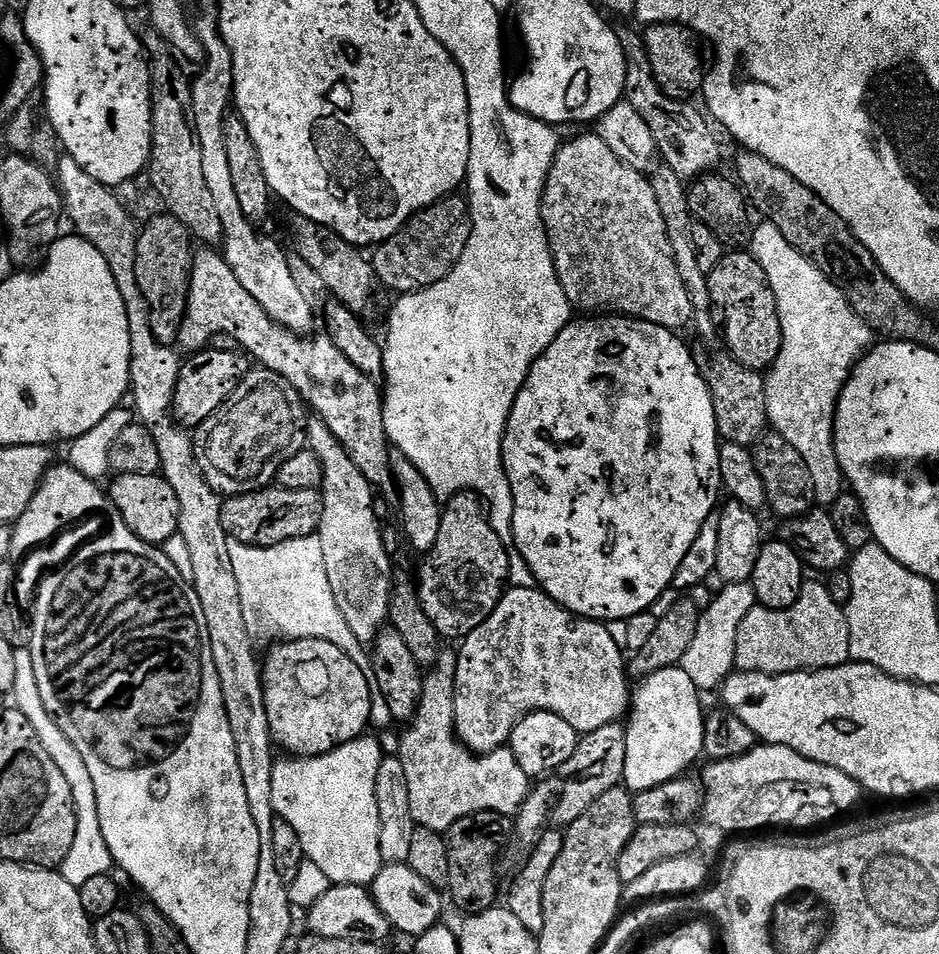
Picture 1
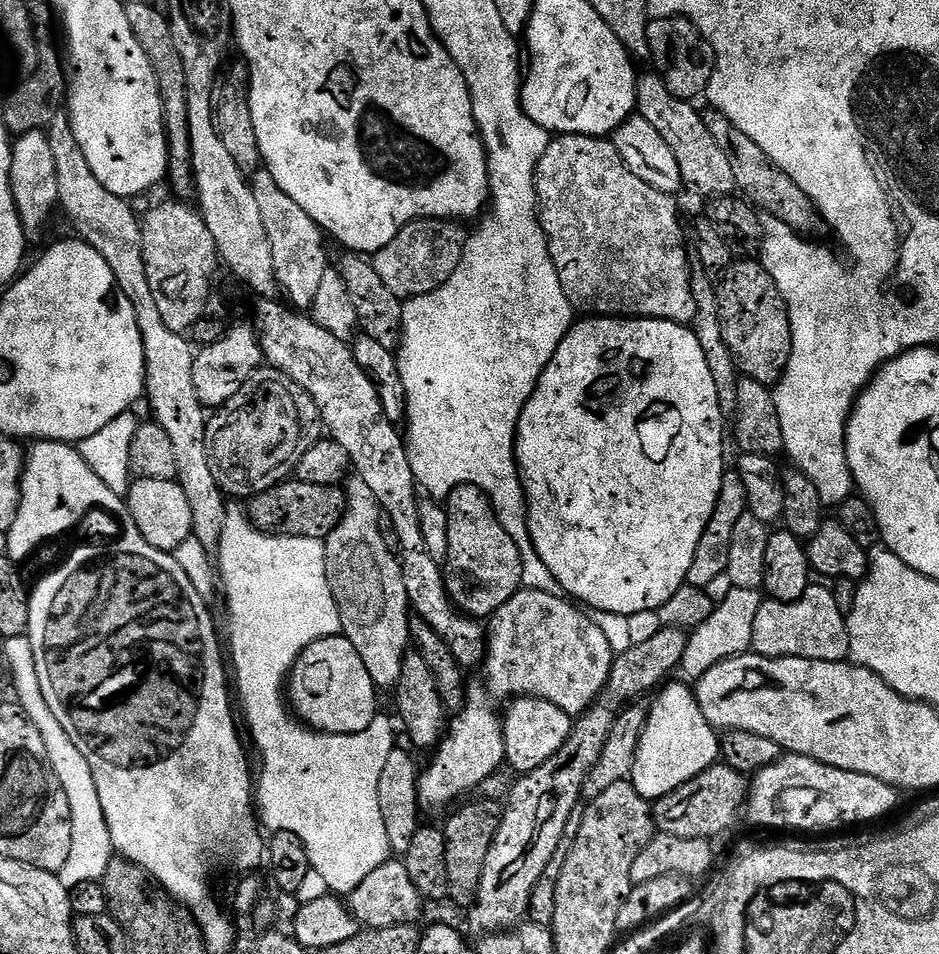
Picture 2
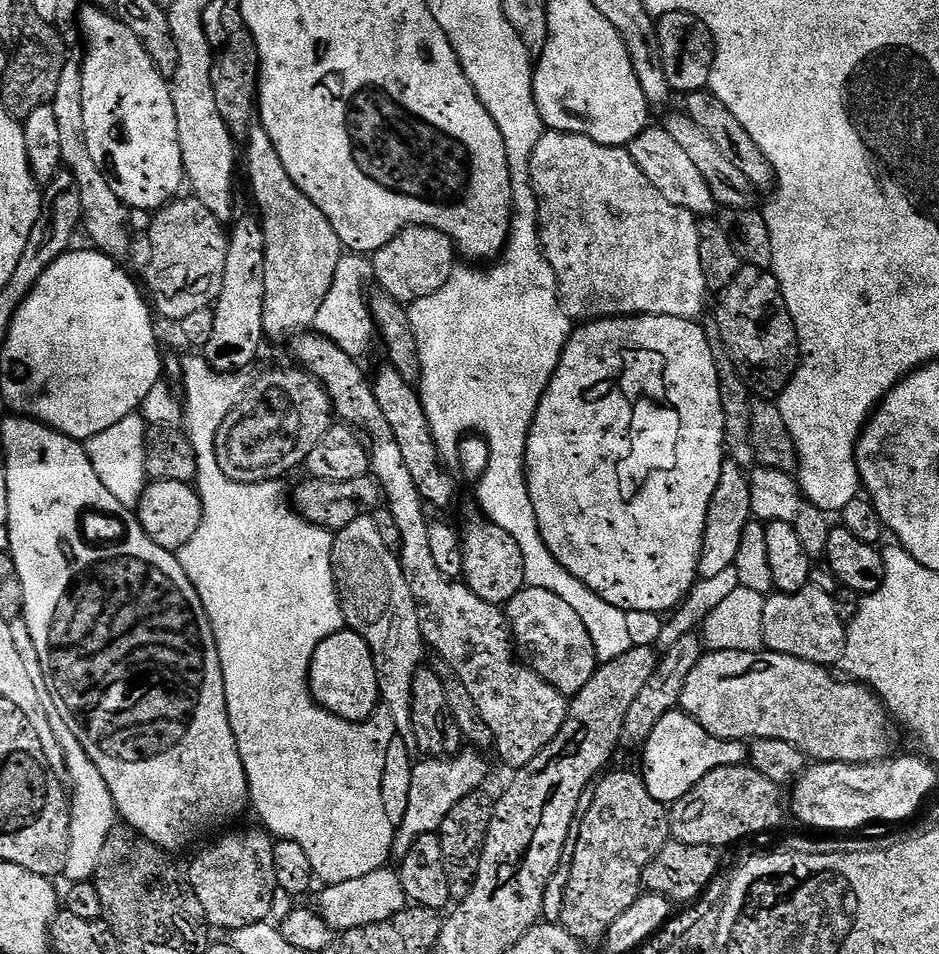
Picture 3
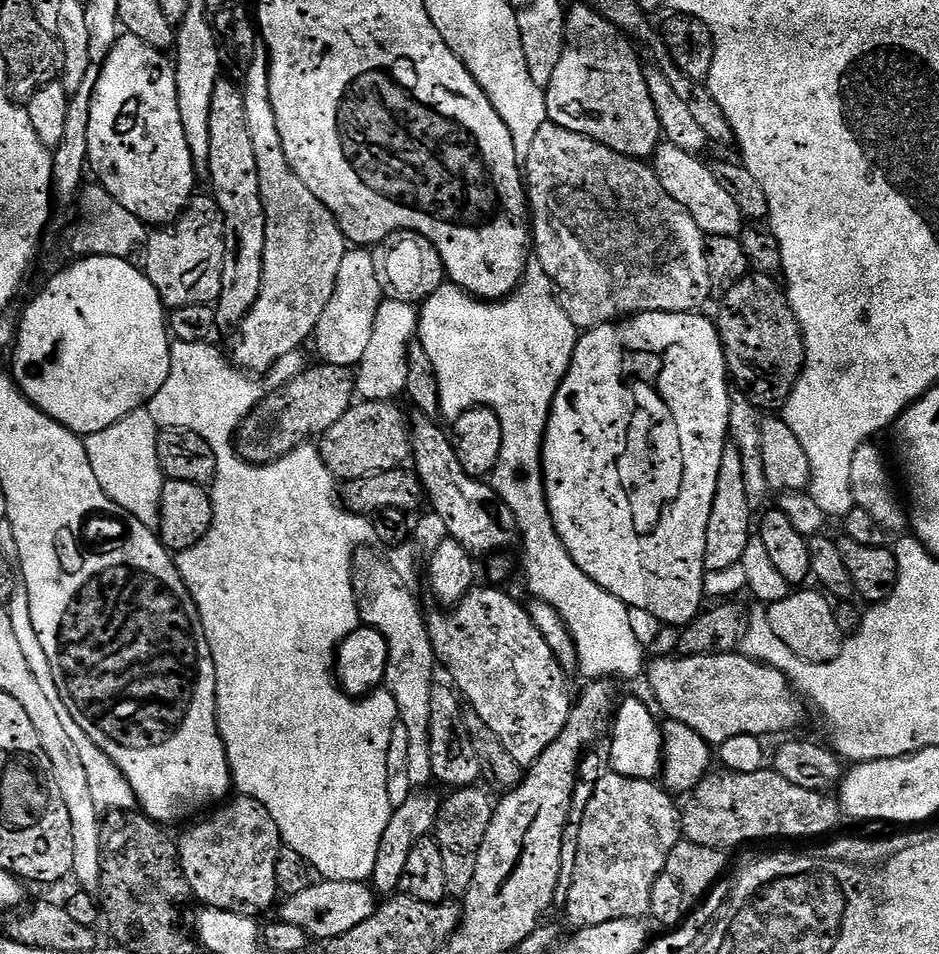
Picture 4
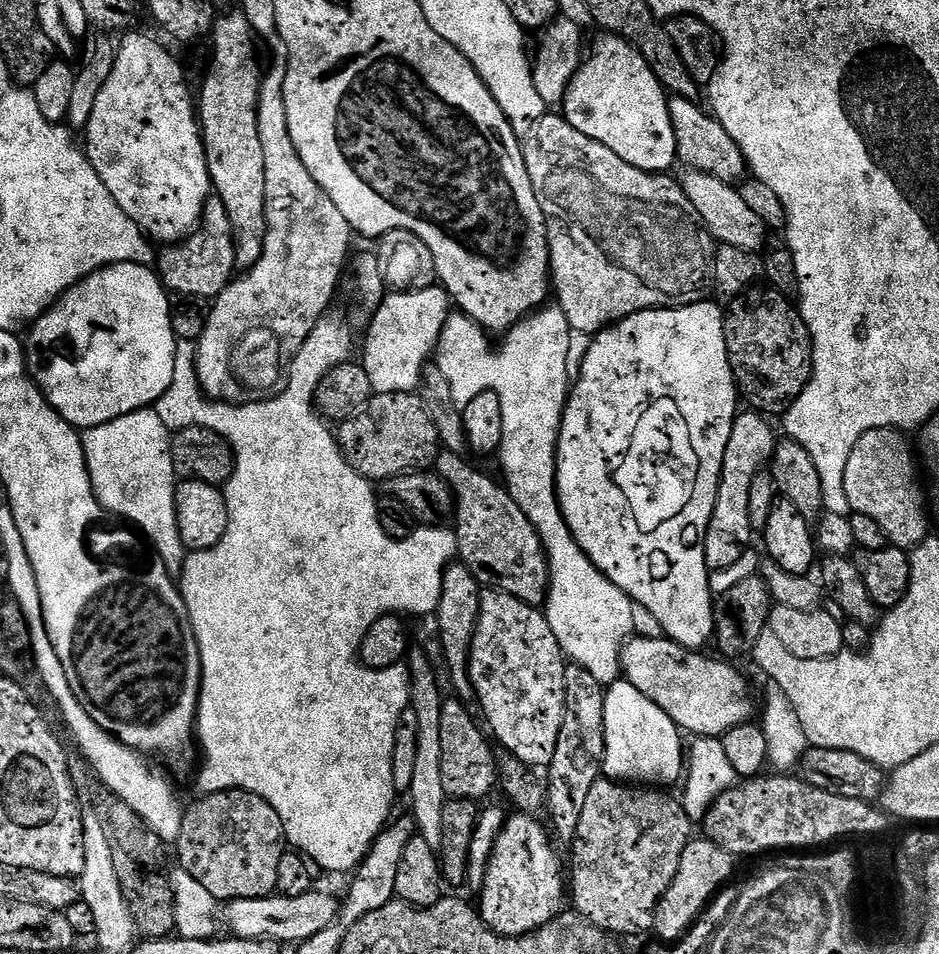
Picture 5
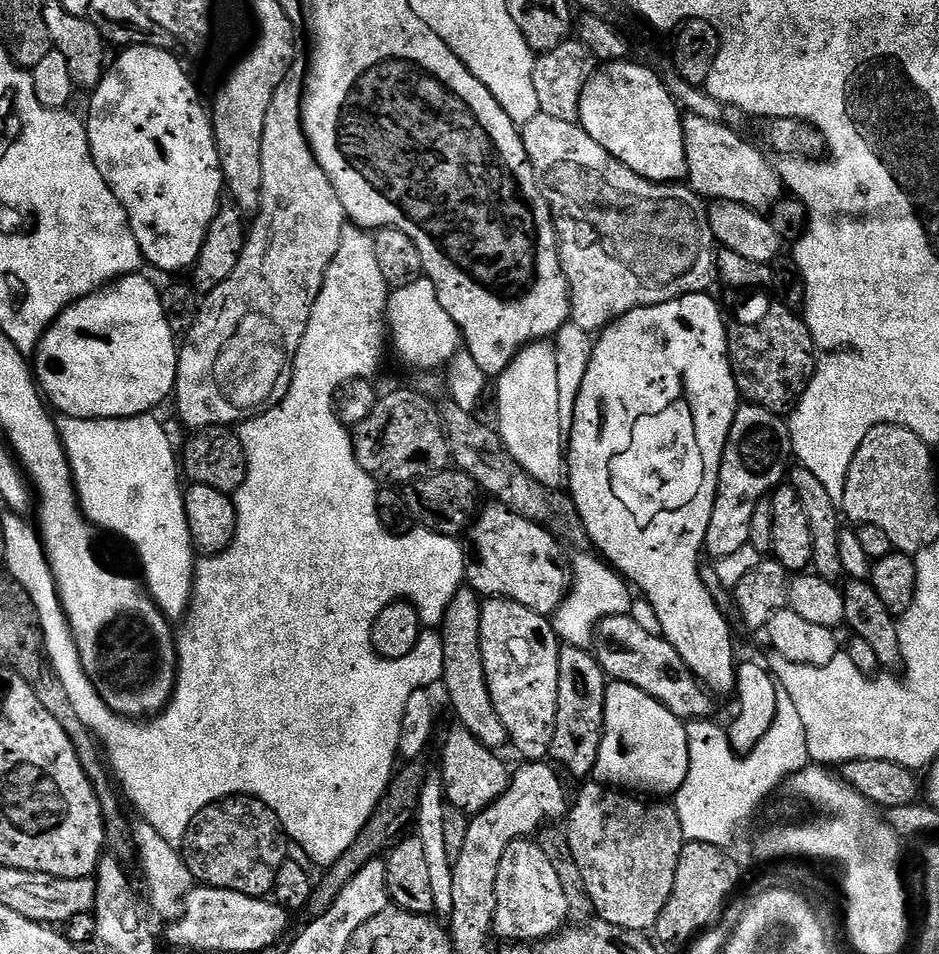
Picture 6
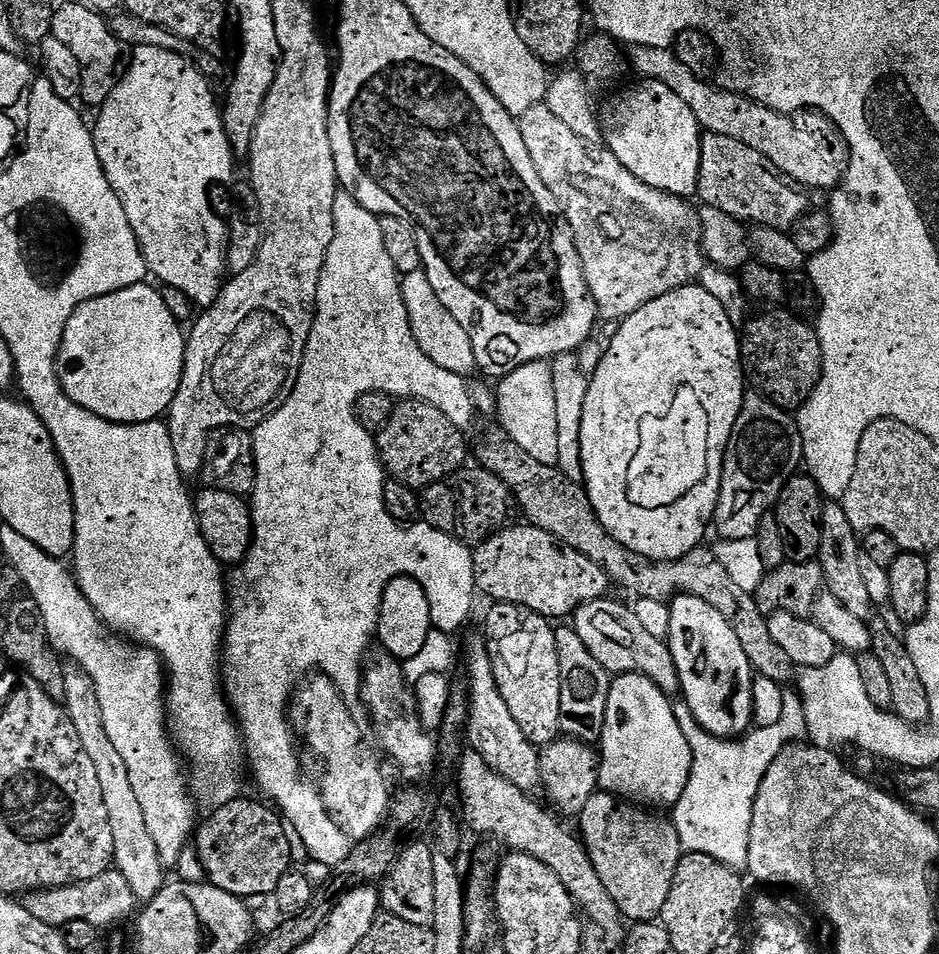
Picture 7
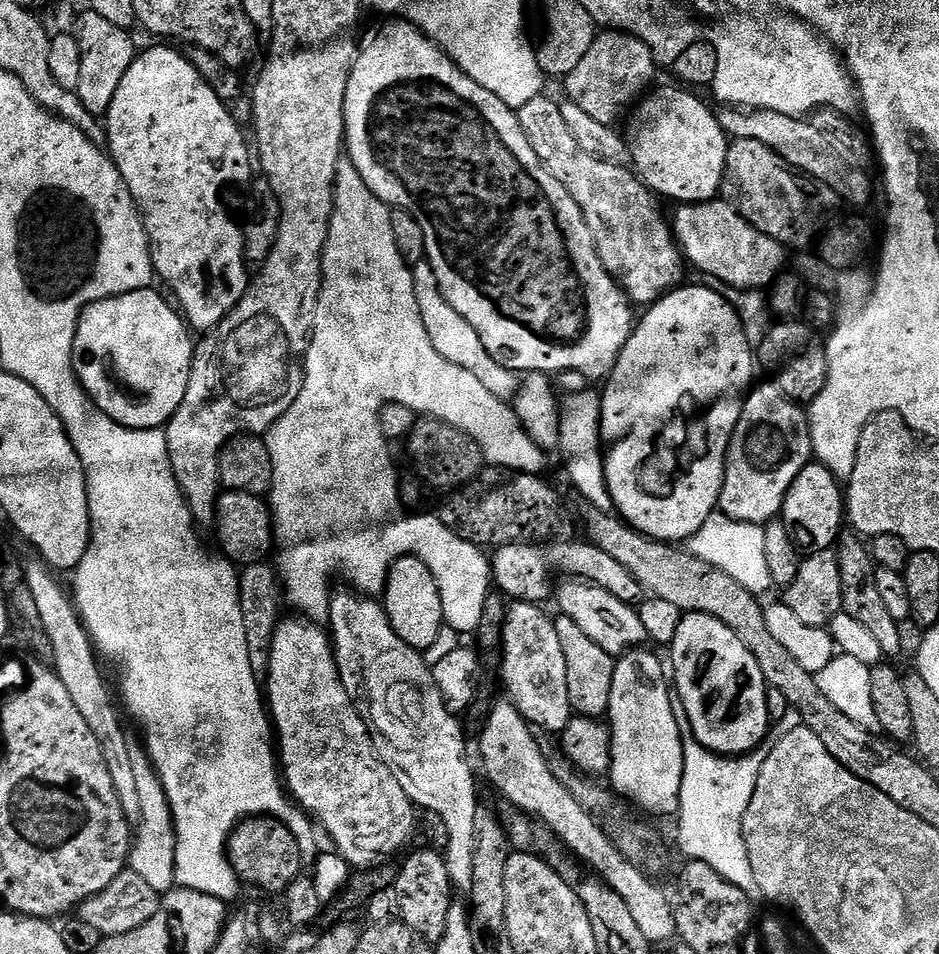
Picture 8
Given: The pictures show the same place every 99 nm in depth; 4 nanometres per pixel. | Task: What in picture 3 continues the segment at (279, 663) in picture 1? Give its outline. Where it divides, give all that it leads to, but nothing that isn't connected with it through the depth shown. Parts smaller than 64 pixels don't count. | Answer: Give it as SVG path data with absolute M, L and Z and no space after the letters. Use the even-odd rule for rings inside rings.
M341 630L322 641L312 655L308 685L320 707L325 708L331 716L355 724L359 724L361 720L372 719L372 715L382 704L372 651L370 646L366 646L366 640L357 632Z

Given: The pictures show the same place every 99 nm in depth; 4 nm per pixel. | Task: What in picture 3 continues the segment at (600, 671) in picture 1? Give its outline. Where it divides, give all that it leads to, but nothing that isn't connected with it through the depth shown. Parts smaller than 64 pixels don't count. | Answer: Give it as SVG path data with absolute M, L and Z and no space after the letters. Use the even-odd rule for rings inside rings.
M525 586L508 601L506 615L514 647L523 663L550 682L550 686L571 698L590 682L598 667L594 642L590 642L590 633L586 631L582 618L578 618L578 613L564 599L550 594L550 590ZM461 750L457 756L443 758L424 758L412 765L410 778L410 799L406 806L406 818L394 832L391 855L399 858L410 851L410 846L422 834L439 833L442 822L446 822L446 814L466 798L466 794L481 791L485 787L484 779L488 776L488 764L476 750Z

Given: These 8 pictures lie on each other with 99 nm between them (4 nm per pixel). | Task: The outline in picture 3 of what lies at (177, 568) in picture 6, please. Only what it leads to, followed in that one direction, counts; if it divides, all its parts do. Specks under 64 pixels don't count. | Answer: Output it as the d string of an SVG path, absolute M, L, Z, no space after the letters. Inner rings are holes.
M133 414L122 418L122 422L114 422L110 430L102 430L102 434L94 434L86 442L90 466L94 466L94 474L102 478L102 486L118 498L126 507L135 509L139 504L144 489L148 487L148 471L146 470L146 434L149 425L143 415Z

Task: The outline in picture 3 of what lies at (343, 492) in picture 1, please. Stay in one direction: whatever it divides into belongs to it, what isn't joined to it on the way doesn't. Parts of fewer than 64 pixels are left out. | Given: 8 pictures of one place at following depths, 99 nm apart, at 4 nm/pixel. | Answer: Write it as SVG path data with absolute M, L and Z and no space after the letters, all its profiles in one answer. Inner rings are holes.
M372 514L354 518L350 526L335 533L332 569L347 631L357 632L366 640L366 646L370 646L383 707L394 718L398 739L415 749L412 687L416 672L425 663L426 645L418 626L414 594L410 594L406 574L402 574L399 555L391 553L382 543Z

